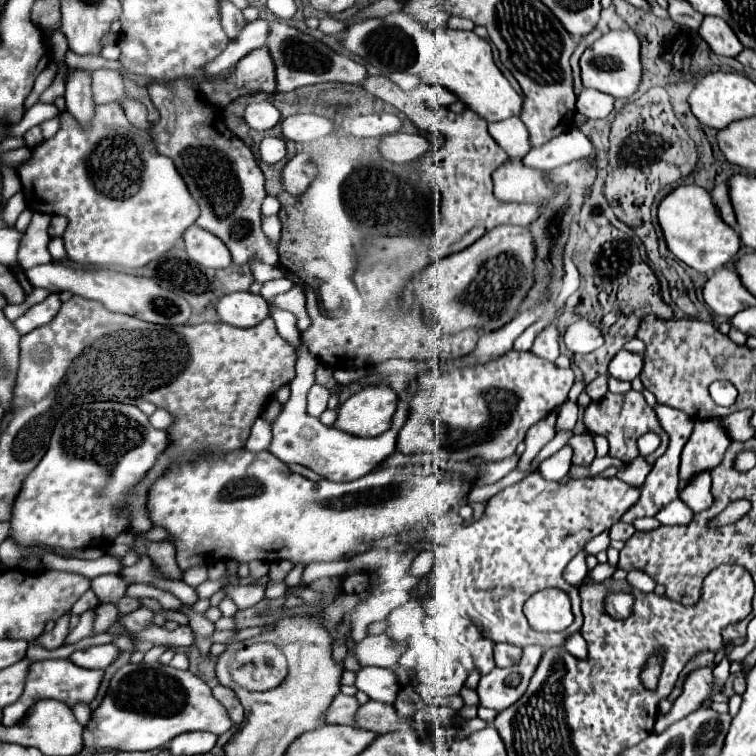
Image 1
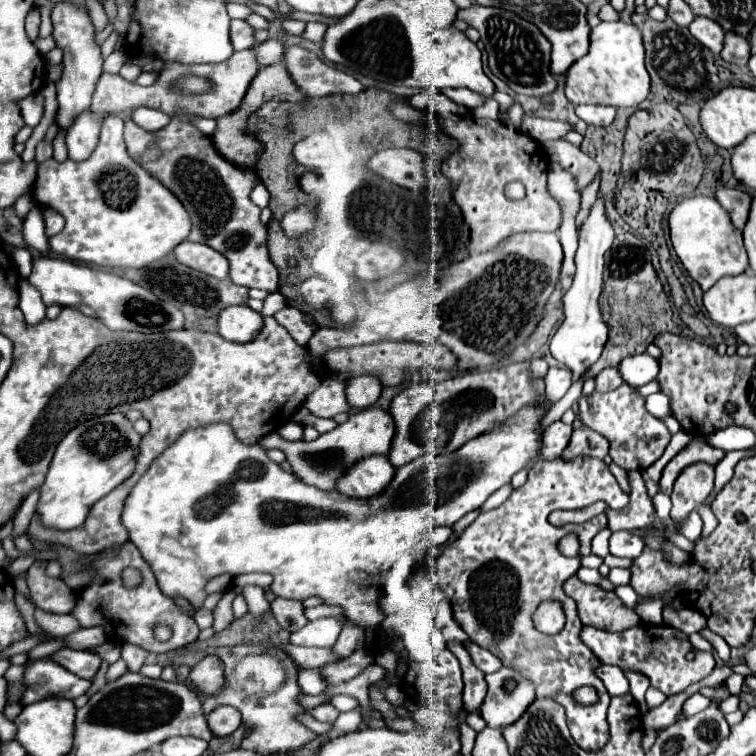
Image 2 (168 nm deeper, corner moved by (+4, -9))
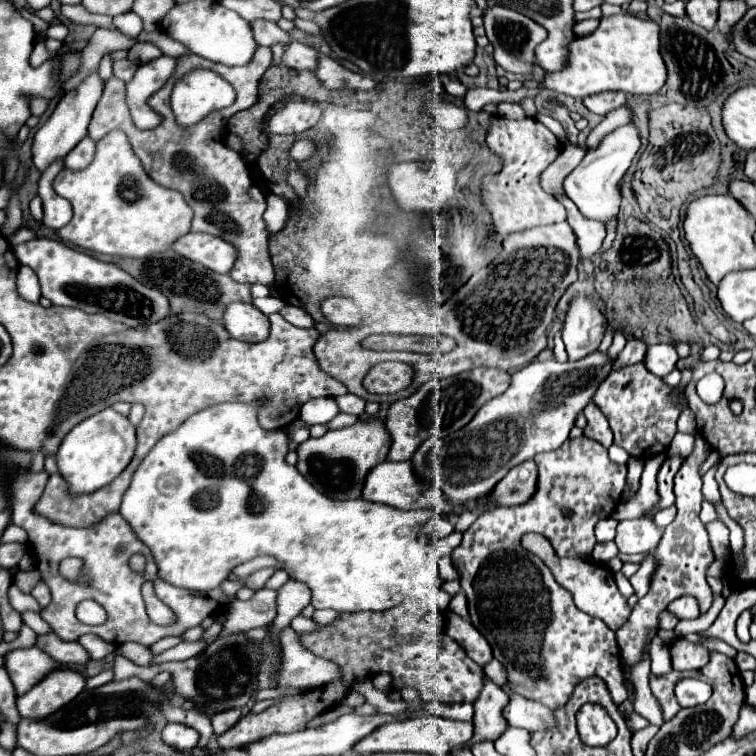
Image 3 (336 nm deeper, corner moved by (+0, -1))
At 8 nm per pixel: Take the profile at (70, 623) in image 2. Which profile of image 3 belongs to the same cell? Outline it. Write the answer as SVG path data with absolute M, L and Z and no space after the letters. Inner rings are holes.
M16 584L10 586L10 604L18 610L18 612L40 612L40 604L30 596L30 594L24 594Z

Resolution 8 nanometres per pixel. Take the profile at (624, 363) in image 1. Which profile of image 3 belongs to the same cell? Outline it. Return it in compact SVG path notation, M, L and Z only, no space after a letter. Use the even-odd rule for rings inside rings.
M656 344L656 346L648 348L644 364L646 364L646 368L650 368L650 372L664 378L676 368L678 360L680 360L680 356L672 344Z

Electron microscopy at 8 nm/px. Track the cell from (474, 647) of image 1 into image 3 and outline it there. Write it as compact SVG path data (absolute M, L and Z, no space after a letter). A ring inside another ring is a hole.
M488 678L484 680L484 690L474 702L474 738L466 744L468 748L476 742L496 740L508 728L504 718L504 708L508 706L508 694L492 684Z

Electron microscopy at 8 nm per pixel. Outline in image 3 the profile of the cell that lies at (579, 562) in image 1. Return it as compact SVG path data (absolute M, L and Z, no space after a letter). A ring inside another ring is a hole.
M612 540L594 546L594 552L592 552L592 558L594 558L594 560L598 560L598 562L608 562L608 560L614 558L614 556L618 556L618 548L616 548L616 544L614 544Z

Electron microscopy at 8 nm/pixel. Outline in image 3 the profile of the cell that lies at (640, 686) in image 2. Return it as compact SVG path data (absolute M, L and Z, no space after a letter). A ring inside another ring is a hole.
M698 436L692 456L682 462L680 470L674 476L674 494L676 494L678 514L674 518L674 522L666 526L664 536L652 554L656 560L656 570L650 580L650 590L642 600L638 600L638 604L634 606L626 624L616 632L618 646L622 652L622 662L626 666L630 666L630 664L634 664L634 660L638 660L638 652L642 652L646 632L650 628L658 628L658 612L662 612L672 600L676 600L680 596L694 596L700 604L700 612L706 612L712 606L714 596L712 596L710 586L706 584L706 570L714 562L714 554L712 554L706 526L698 518L700 506L702 506L702 478L698 474L698 468L708 454L710 454L710 448L706 448L706 440Z

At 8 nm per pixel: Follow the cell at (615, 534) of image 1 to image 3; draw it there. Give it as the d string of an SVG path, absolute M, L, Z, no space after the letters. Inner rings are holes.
M650 518L622 520L616 528L616 546L622 554L640 554L656 550L662 538L662 528Z

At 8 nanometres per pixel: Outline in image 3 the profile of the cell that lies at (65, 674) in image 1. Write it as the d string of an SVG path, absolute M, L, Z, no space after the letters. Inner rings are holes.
M32 646L32 648L18 648L6 652L4 668L16 688L16 694L22 696L38 680L42 680L42 674L48 674L50 670L58 668L58 664L54 660L48 660L46 652Z

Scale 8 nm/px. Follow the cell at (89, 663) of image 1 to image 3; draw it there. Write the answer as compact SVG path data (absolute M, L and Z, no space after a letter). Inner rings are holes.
M54 632L38 636L36 646L40 650L44 650L52 660L56 660L58 664L64 664L64 666L66 664L68 666L72 666L72 664L86 664L90 660L88 654L84 652L84 648L78 642L64 642Z

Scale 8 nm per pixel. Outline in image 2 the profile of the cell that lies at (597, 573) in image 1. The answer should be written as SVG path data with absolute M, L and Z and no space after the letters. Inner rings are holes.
M613 568L610 570L608 579L615 585L629 584L630 582L630 571L623 568Z

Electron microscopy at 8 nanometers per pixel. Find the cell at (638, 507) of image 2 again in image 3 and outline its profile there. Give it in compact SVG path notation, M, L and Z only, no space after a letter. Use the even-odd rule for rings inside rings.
M630 458L626 466L628 466L628 484L632 486L632 492L630 492L630 498L632 498L634 492L638 490L638 480L640 480L640 474L644 470L644 462L636 460L636 458Z

